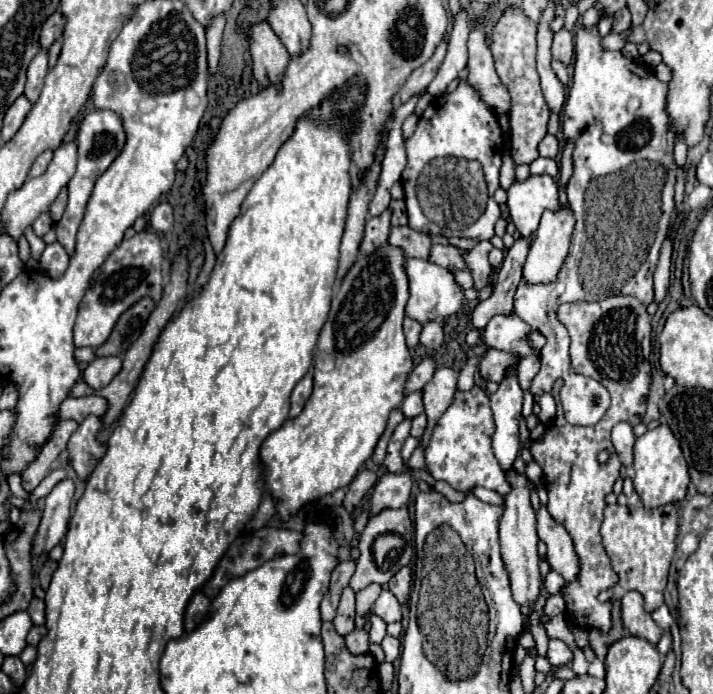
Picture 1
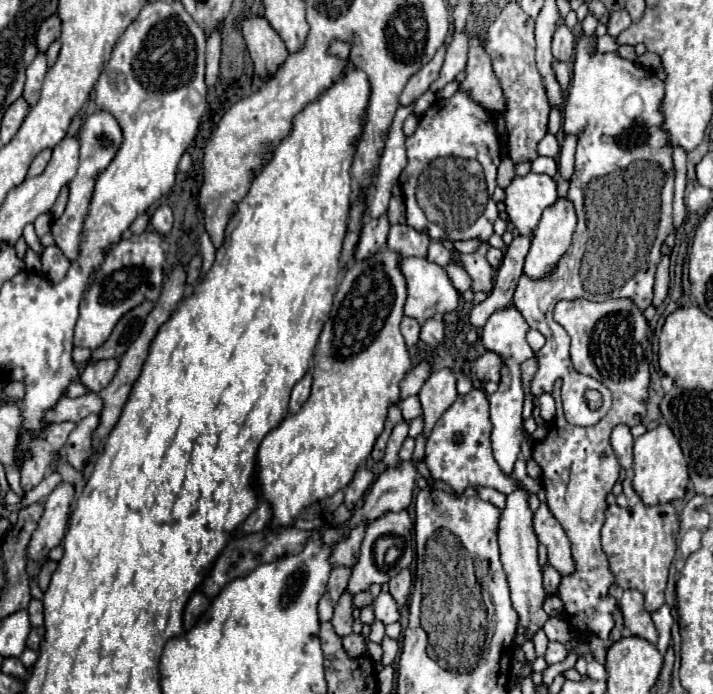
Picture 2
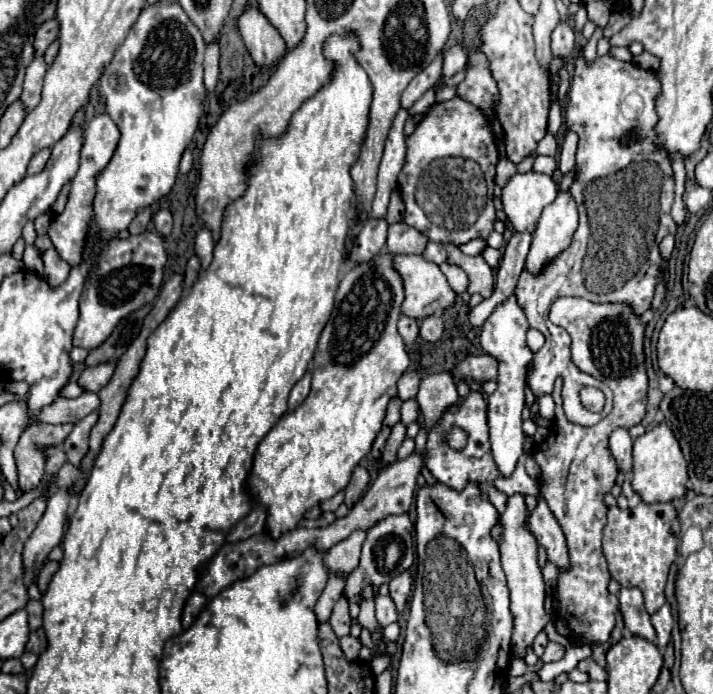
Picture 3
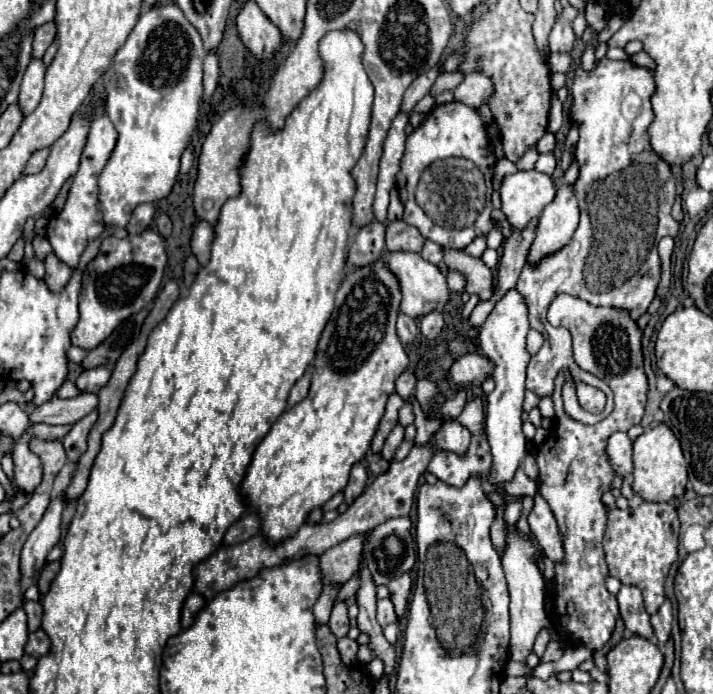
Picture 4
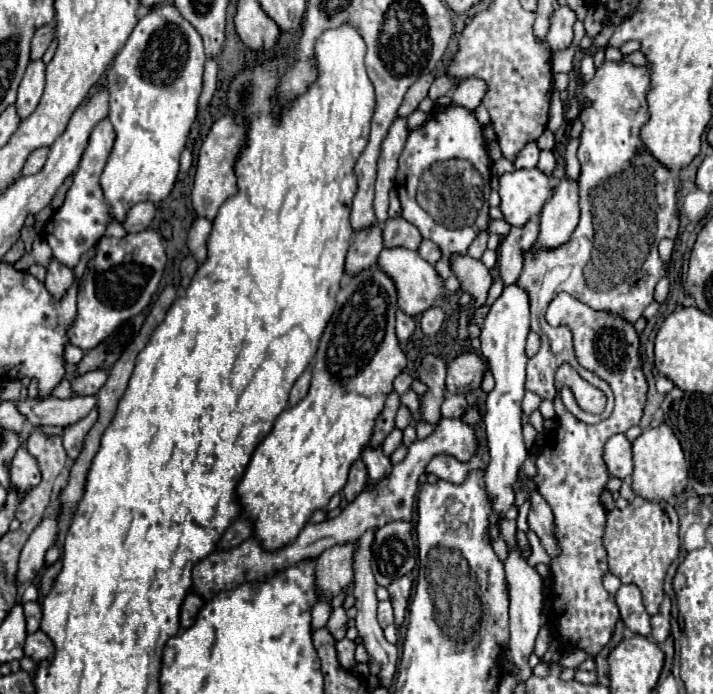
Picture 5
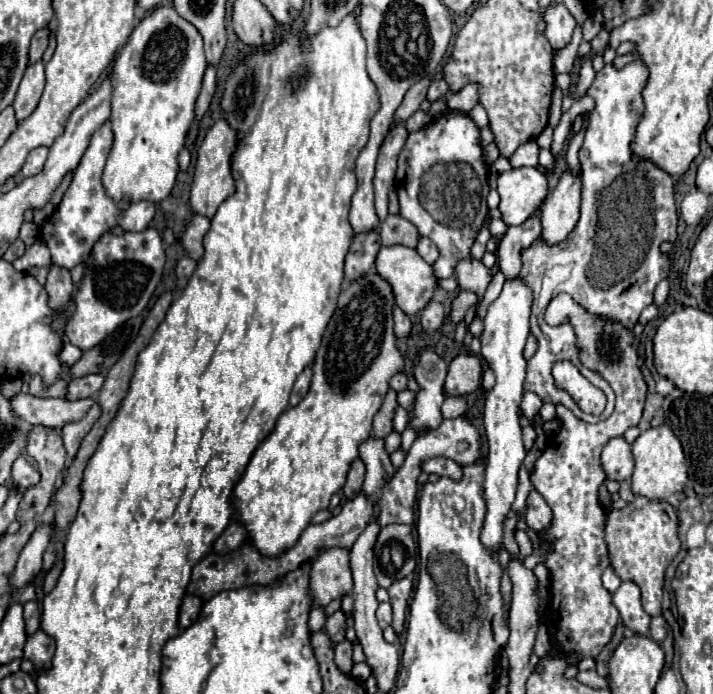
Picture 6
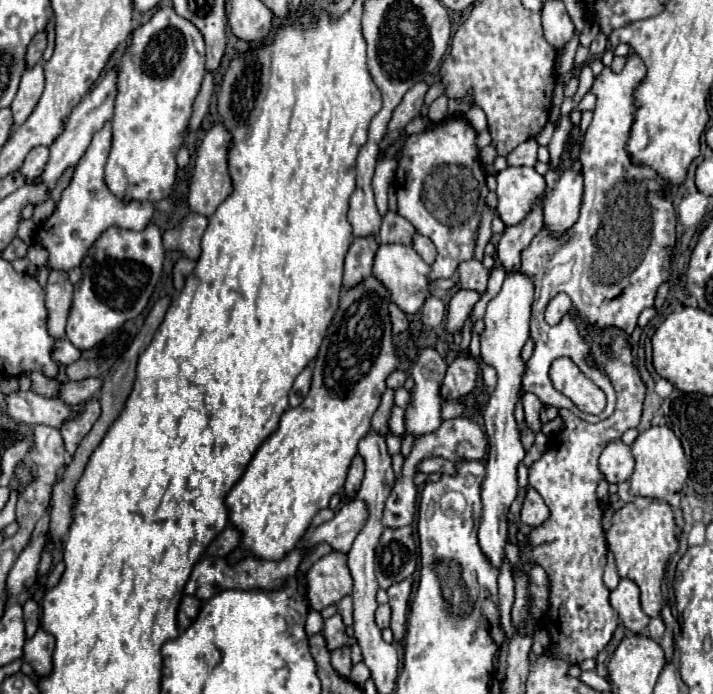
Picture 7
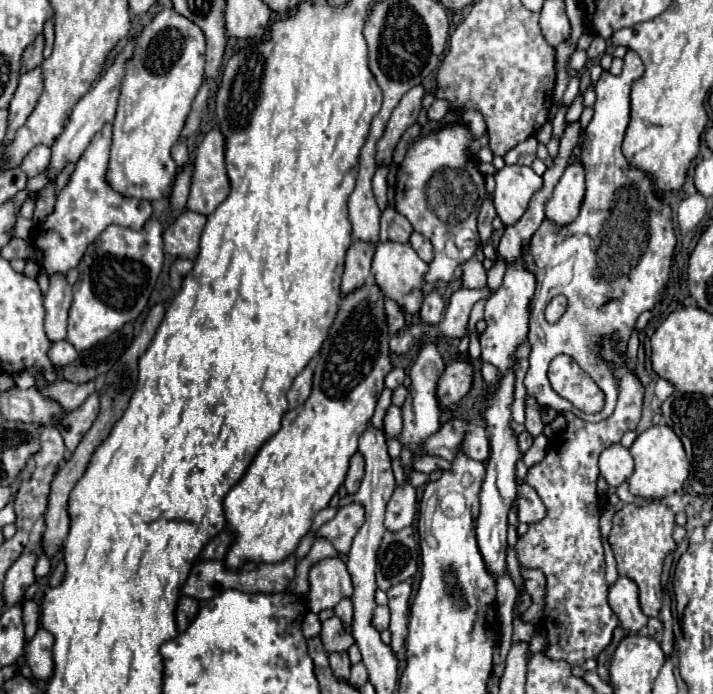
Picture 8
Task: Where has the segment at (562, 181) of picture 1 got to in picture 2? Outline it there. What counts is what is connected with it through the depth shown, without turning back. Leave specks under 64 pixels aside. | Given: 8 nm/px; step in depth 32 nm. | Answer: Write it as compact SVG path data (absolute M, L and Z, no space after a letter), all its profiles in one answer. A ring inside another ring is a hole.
M568 134L564 144L562 144L562 150L560 150L560 164L558 164L558 170L560 170L560 176L564 180L568 180L572 174L574 174L574 152L576 152L576 142L578 138Z

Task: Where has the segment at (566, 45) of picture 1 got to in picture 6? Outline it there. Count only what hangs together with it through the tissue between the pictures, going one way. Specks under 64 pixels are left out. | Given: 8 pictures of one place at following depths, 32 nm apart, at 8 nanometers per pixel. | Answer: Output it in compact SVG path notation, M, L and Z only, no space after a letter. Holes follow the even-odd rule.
M554 2L546 8L544 24L546 24L544 36L554 50L562 50L570 42L574 26L576 26L572 14L566 10L562 2Z

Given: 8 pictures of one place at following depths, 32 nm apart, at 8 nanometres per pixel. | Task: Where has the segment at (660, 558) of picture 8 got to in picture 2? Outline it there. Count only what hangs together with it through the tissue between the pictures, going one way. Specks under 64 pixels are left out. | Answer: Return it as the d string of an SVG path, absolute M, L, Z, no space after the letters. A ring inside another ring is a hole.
M640 498L640 502L634 508L620 508L616 504L608 506L606 522L602 528L602 548L608 556L610 570L616 578L617 596L615 591L613 596L617 600L622 596L622 589L636 588L644 594L644 606L648 612L654 612L664 604L664 588L668 568L676 554L678 530L678 514L672 504L646 506Z

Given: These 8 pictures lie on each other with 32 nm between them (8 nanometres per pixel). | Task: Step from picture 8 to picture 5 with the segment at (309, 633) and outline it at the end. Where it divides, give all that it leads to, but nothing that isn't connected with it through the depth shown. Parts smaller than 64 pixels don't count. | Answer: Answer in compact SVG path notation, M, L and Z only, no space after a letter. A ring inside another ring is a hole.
M318 600L318 602L314 604L314 608L312 608L312 628L314 628L314 630L324 628L326 622L328 622L328 616L330 616L330 604Z

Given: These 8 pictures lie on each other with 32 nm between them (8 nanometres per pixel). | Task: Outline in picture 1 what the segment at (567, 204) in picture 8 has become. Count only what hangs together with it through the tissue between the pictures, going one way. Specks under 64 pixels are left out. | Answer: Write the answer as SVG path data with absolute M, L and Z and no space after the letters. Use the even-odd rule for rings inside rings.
M558 206L558 210L546 210L542 214L524 264L524 278L530 284L556 280L556 272L568 254L574 224L570 206Z

